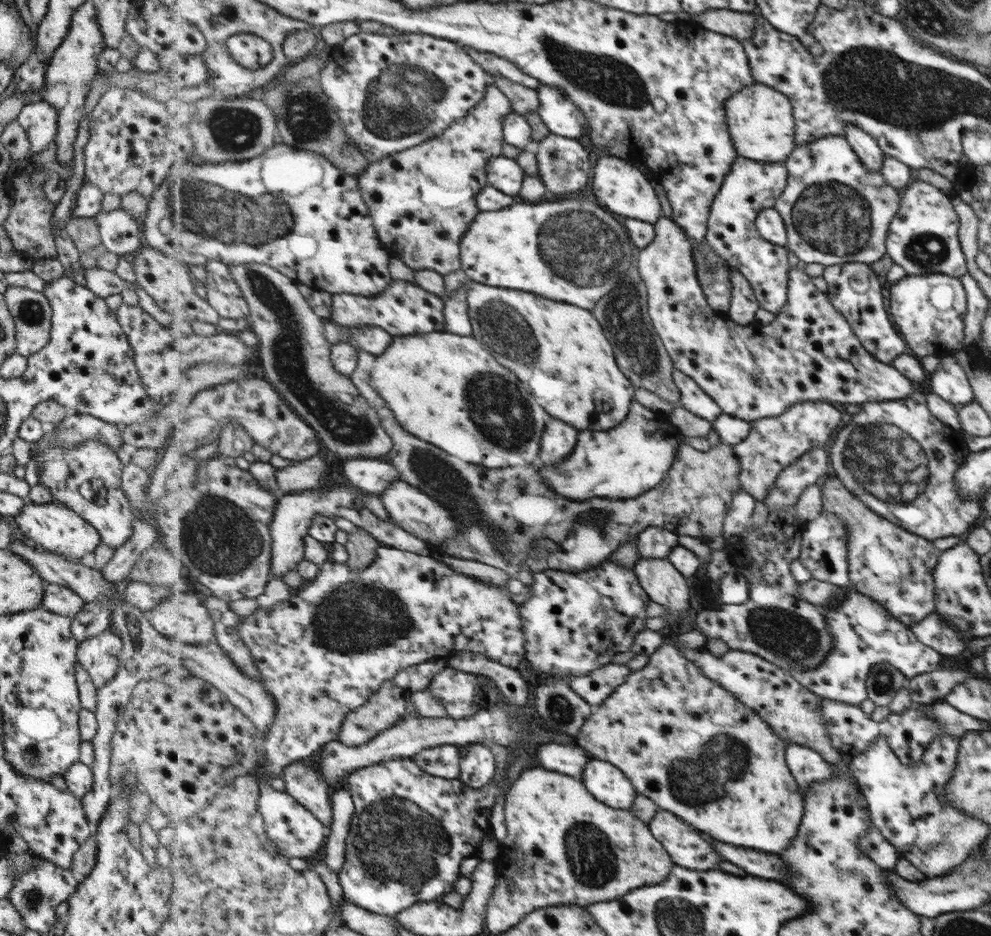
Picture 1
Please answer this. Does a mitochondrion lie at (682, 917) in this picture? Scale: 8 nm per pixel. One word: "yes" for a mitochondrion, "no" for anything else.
yes

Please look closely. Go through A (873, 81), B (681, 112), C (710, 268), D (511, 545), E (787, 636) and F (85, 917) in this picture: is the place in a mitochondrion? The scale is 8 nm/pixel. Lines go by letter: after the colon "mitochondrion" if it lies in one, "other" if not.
A: mitochondrion
B: other
C: mitochondrion
D: mitochondrion
E: mitochondrion
F: other

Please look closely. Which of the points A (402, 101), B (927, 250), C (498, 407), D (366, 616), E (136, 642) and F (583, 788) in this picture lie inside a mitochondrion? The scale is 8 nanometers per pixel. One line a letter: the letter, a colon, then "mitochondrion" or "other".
A: mitochondrion
B: mitochondrion
C: mitochondrion
D: mitochondrion
E: other
F: other

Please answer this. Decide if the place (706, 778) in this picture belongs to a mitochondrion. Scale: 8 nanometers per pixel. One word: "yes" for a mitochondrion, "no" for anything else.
yes

